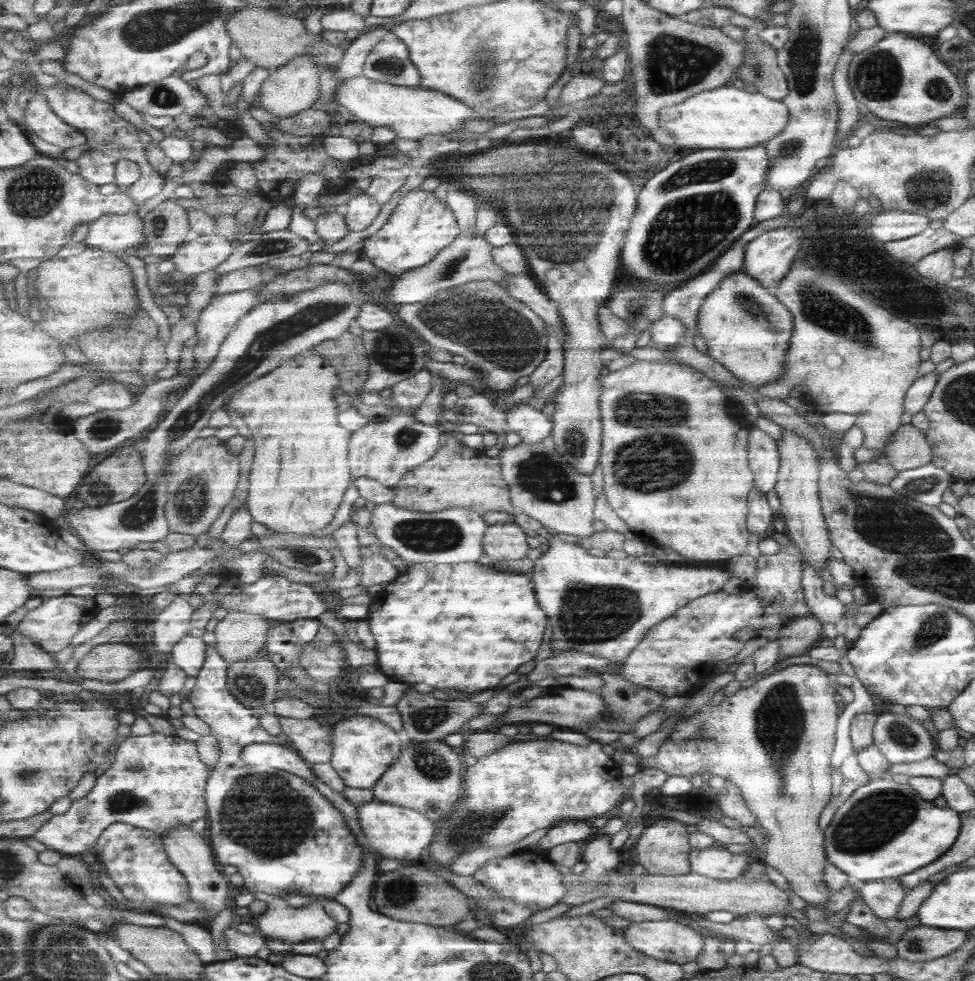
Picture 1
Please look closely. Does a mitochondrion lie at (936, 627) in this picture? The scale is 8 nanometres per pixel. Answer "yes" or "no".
yes

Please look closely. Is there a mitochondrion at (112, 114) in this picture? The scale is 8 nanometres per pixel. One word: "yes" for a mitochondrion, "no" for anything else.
no

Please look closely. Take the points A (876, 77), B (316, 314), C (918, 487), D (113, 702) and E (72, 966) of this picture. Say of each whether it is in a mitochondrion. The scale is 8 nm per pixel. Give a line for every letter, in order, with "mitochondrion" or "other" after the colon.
A: mitochondrion
B: mitochondrion
C: mitochondrion
D: other
E: mitochondrion

